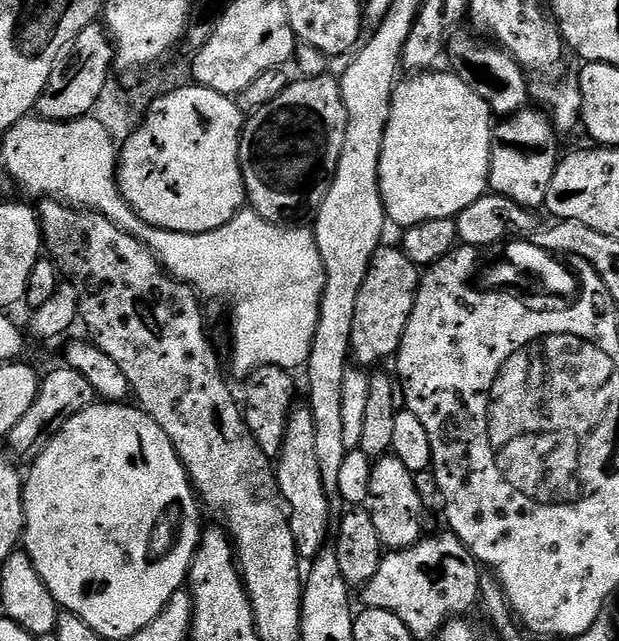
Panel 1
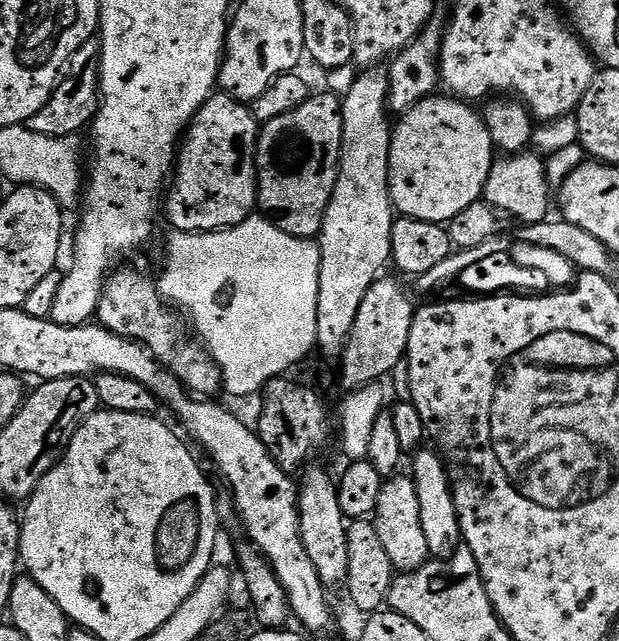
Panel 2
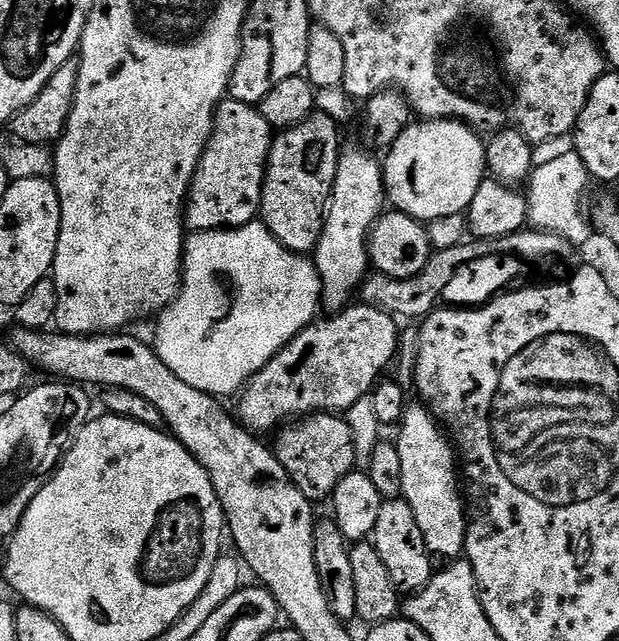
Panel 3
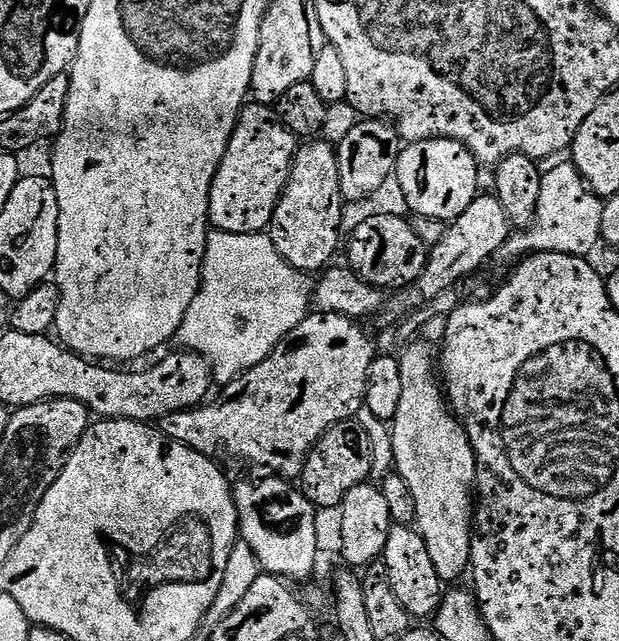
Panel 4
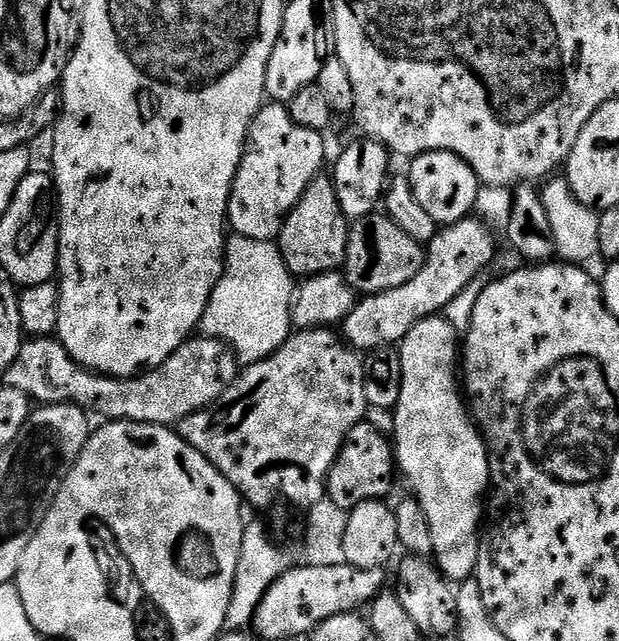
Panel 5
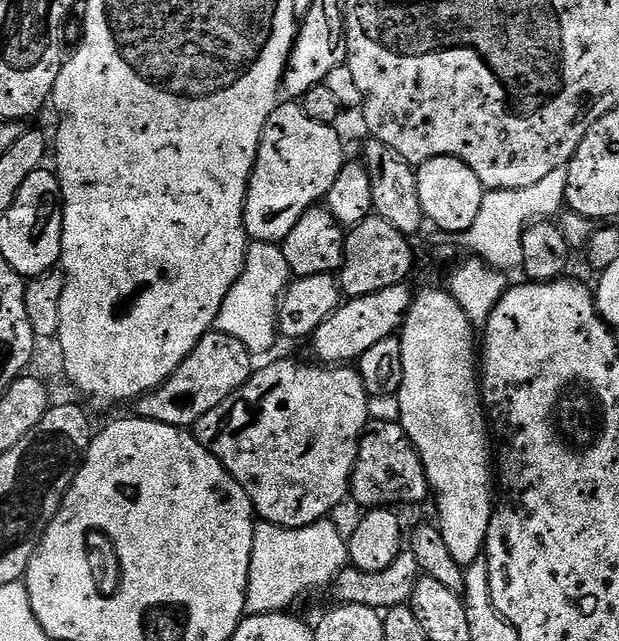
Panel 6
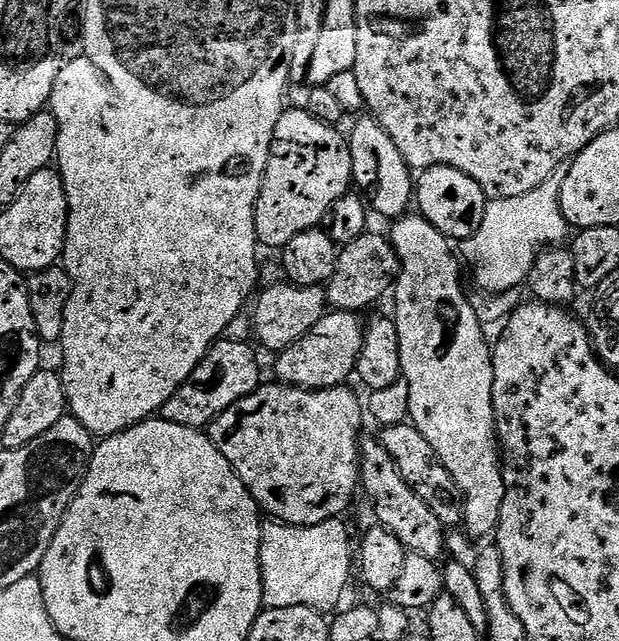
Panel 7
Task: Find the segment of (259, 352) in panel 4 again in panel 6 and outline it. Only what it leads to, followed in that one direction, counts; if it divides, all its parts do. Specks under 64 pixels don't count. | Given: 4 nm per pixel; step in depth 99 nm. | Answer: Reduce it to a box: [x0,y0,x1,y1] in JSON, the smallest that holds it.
[215,243,292,354]

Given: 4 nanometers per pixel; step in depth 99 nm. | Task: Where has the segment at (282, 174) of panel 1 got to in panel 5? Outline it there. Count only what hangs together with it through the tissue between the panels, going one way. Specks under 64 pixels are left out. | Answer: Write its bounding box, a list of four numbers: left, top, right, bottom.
[278,175,350,278]

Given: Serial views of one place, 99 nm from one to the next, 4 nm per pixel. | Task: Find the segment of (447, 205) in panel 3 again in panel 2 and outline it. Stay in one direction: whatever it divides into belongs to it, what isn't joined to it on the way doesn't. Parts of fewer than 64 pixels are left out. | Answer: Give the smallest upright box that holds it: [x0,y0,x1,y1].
[388,94,494,225]

